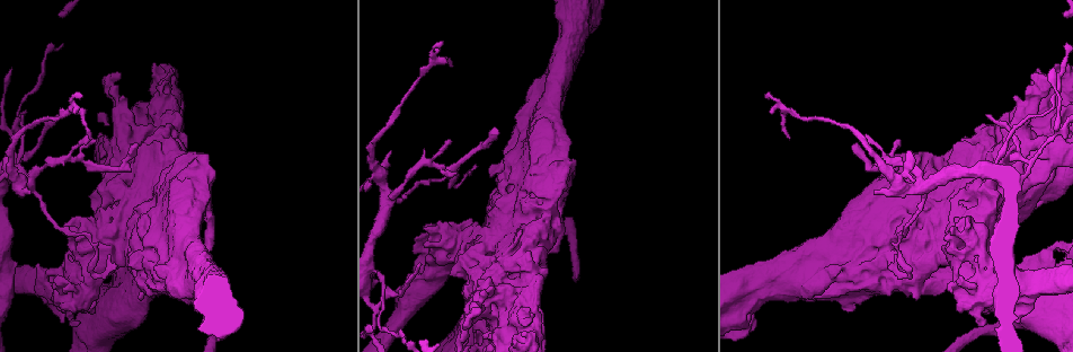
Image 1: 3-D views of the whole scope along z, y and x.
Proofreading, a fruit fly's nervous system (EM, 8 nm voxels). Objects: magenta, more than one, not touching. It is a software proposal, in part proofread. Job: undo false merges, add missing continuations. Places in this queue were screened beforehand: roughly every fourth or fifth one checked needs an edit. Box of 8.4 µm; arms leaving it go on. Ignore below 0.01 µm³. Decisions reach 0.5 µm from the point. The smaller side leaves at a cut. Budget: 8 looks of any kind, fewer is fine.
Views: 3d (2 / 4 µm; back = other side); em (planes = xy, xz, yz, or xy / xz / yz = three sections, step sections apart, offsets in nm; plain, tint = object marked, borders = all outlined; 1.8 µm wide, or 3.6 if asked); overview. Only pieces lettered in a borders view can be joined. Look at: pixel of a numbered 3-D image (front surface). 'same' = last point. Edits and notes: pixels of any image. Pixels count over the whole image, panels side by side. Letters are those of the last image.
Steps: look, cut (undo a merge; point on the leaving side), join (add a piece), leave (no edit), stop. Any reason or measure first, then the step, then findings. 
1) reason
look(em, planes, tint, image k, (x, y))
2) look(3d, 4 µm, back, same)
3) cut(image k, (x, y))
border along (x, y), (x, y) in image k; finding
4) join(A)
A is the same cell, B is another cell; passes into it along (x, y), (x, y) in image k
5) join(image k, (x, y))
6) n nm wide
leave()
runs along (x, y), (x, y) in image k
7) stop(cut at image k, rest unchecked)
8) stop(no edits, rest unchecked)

an open end
look(3d, 4 µm, image 1, (81, 96))

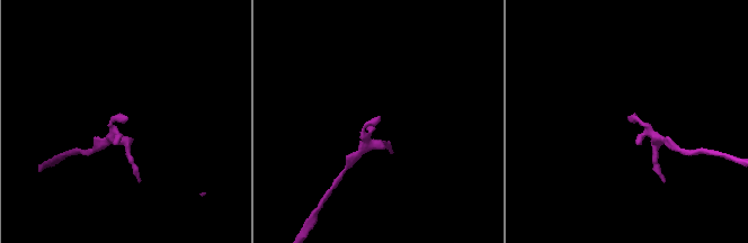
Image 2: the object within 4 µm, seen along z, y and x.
look(em, yz, step 4, borders, image 2, (631, 117))

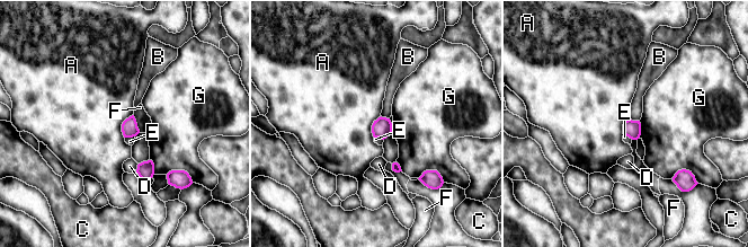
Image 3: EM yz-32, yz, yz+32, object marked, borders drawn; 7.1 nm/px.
look(em, planes, borders, same)

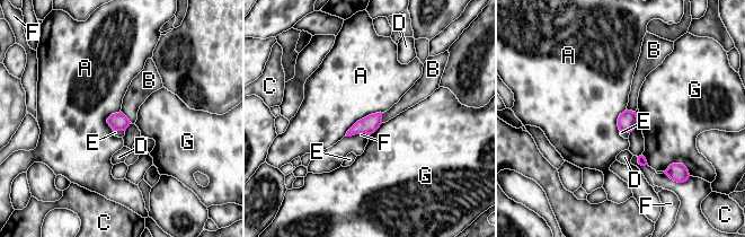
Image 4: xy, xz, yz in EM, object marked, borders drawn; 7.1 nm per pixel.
leave()
A, B, C, D, E, F and G are other cells; border along (382, 112), (360, 119), (345, 135) in image 4; none of them fits

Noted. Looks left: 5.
stops while still wide
look(em, planes, borders, image 1, (532, 315))

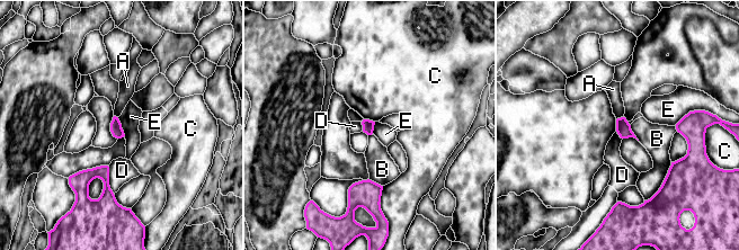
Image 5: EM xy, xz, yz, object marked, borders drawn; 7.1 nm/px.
leave()
A, B, C, D and E are other cells; border along (699, 109), (688, 112), (675, 125) in image 5; none of them fits

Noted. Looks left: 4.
end of a long branch
look(em, yz, step 4, borders, image 1, (574, 281))

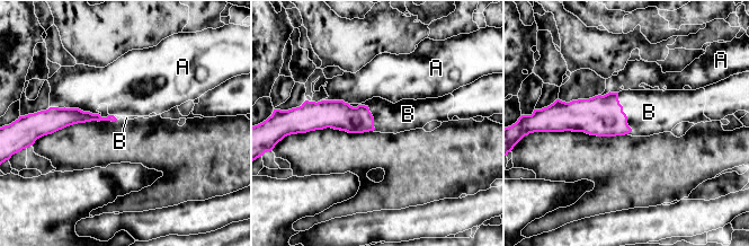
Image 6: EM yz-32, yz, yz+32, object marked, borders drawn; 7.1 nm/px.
join(B)
B is the same cell, A is another cell; passes into it along (602, 115), (624, 113), (649, 112) in image 6; the neuron continues

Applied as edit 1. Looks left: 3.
stop(join at image 6, rest unchecked)

